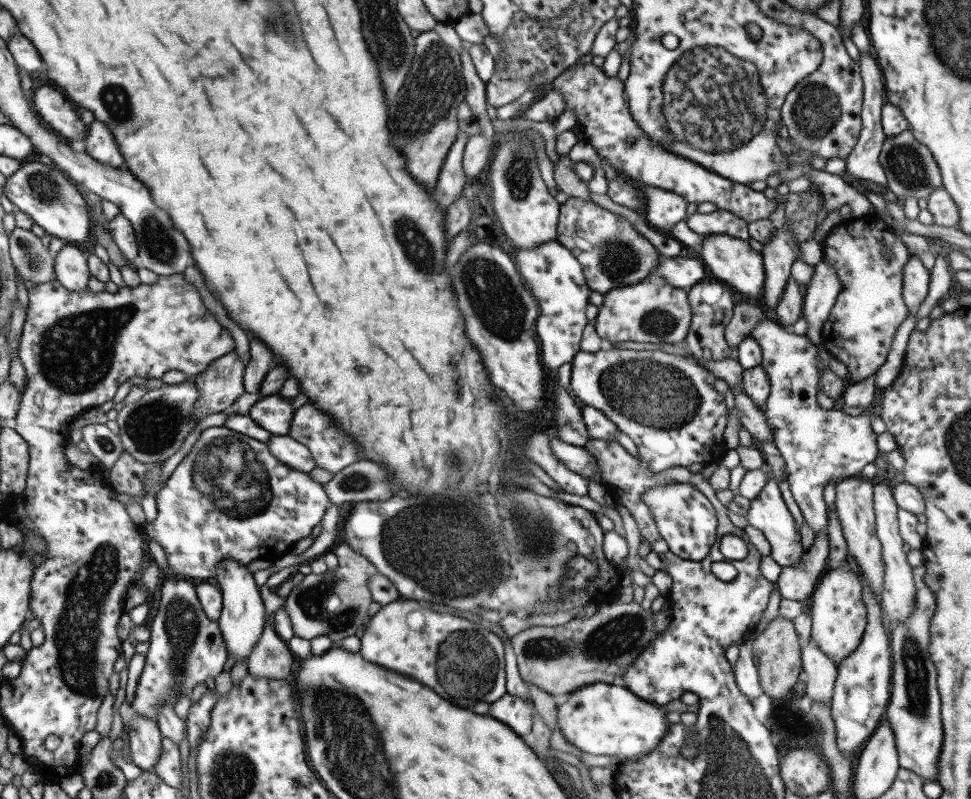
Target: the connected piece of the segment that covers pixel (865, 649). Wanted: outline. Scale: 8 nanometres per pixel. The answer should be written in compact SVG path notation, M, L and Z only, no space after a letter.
M846 557L846 564L860 581L861 601L866 609L866 626L859 644L851 654L847 654L837 665L837 674L832 689L830 717L834 722L837 750L843 756L855 758L861 746L883 719L883 714L890 696L891 655L887 629L882 624L882 610L872 594L860 567L851 557Z

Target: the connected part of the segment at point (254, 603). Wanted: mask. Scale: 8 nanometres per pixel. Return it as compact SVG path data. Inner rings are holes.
M223 560L216 569L215 584L222 597L222 610L216 621L223 643L227 647L227 656L231 656L235 663L237 661L247 662L247 657L257 644L263 629L264 607L260 598L259 588L255 585L252 573L245 565L235 560Z

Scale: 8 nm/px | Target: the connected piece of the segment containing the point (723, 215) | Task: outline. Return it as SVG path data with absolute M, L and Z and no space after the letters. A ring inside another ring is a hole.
M716 210L709 214L698 214L695 212L689 218L685 218L685 223L691 232L702 234L727 234L741 240L748 240L748 230L746 223L731 212Z

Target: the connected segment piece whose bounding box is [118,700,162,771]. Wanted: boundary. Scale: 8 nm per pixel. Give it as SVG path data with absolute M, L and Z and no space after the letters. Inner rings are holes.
M125 700L118 708L118 713L129 732L129 742L125 746L129 748L130 759L141 770L153 770L152 766L161 755L162 736L158 723L137 714Z

